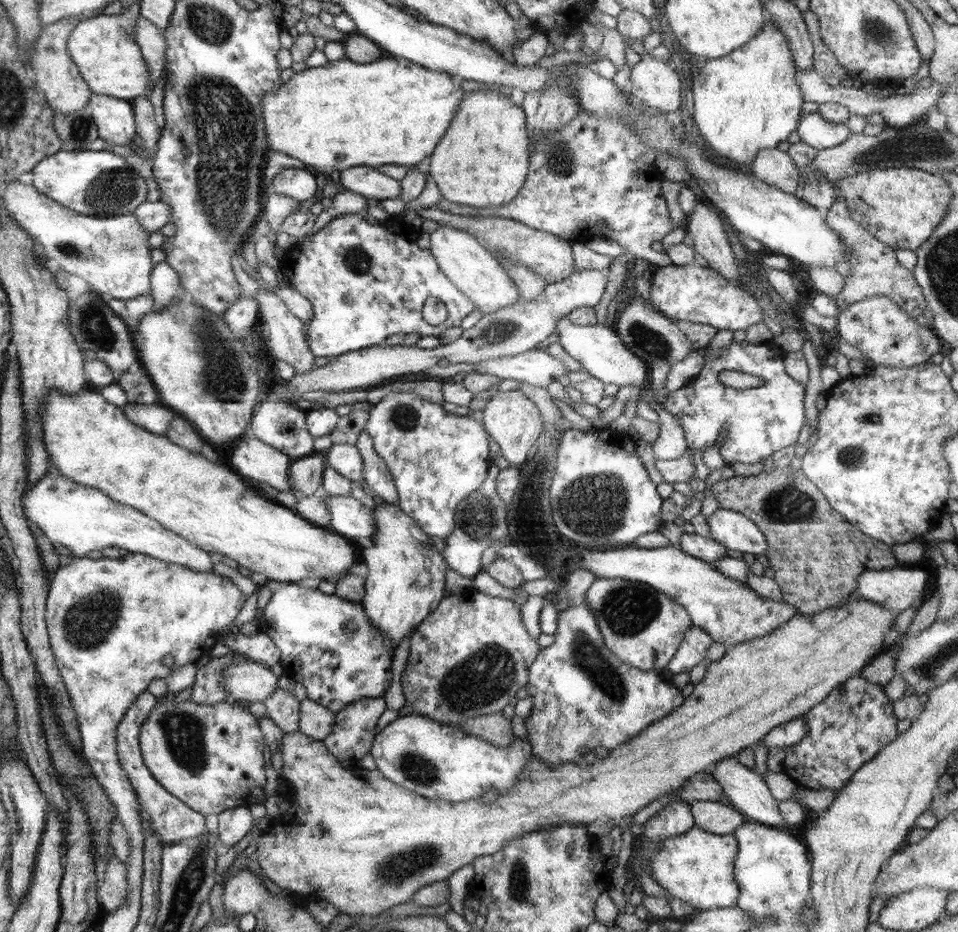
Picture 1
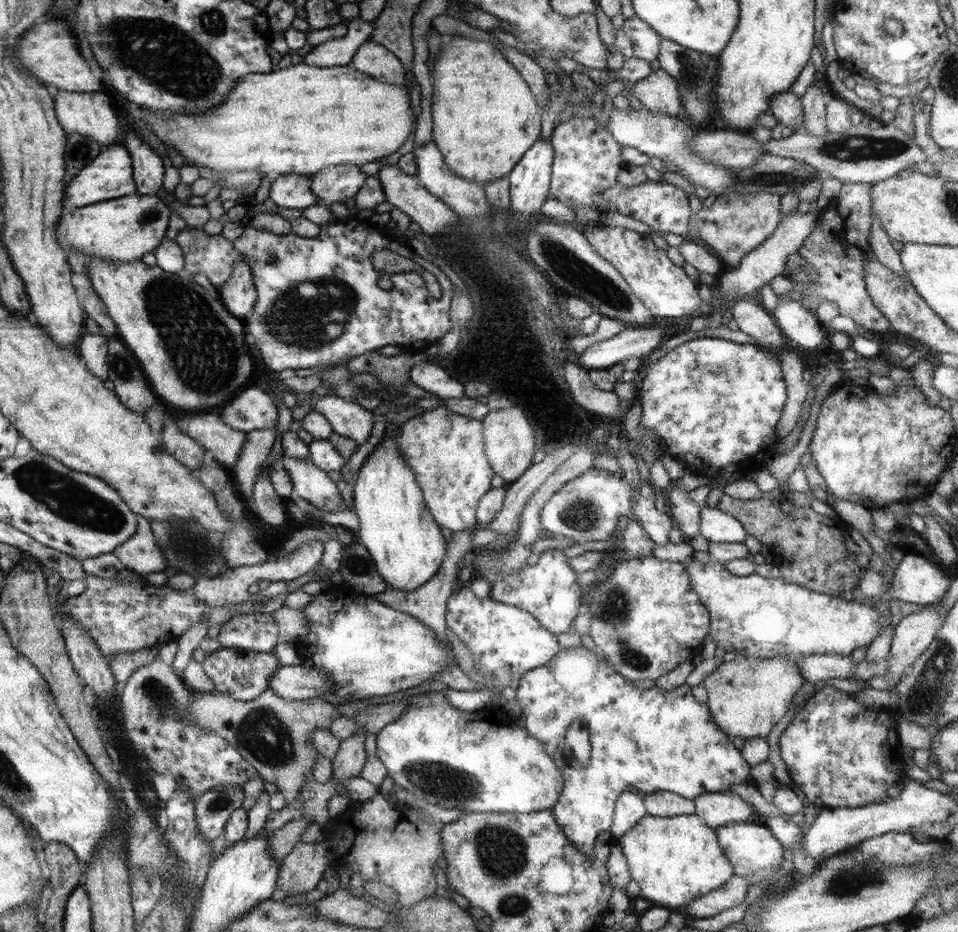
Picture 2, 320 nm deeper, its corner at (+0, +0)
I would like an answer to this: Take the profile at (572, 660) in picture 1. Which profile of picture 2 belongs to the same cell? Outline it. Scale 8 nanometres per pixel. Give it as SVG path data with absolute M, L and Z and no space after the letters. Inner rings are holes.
M584 646L578 649L564 649L562 647L561 651L556 654L548 664L528 670L528 672L525 672L523 675L522 678L518 679L520 684L518 684L515 698L520 702L522 707L522 714L520 716L526 718L524 724L525 729L544 744L544 748L548 751L548 754L552 757L552 760L563 774L564 788L562 792L560 792L558 802L551 808L552 814L554 815L556 824L563 830L567 839L575 846L576 850L585 854L587 858L593 858L593 846L597 841L598 834L611 830L615 804L617 803L618 797L624 791L630 790L630 786L636 787L645 793L668 791L679 794L681 797L694 800L697 796L704 793L731 791L730 784L750 784L751 766L744 760L741 751L736 749L736 746L732 743L732 738L726 735L714 722L710 709L705 703L698 702L695 699L695 696L692 695L692 687L688 686L686 683L680 687L676 687L676 689L672 691L660 691L656 686L644 691L636 689L634 682L628 681L628 679L622 677L619 672L616 672L616 670L612 668L612 665L610 665L606 659L603 659L602 655L598 655L594 650L586 649ZM574 722L586 724L586 728L588 728L590 758L588 758L588 764L586 764L586 766L573 762L572 751L570 751L568 744L565 742L566 732L568 732L568 728L570 728Z

